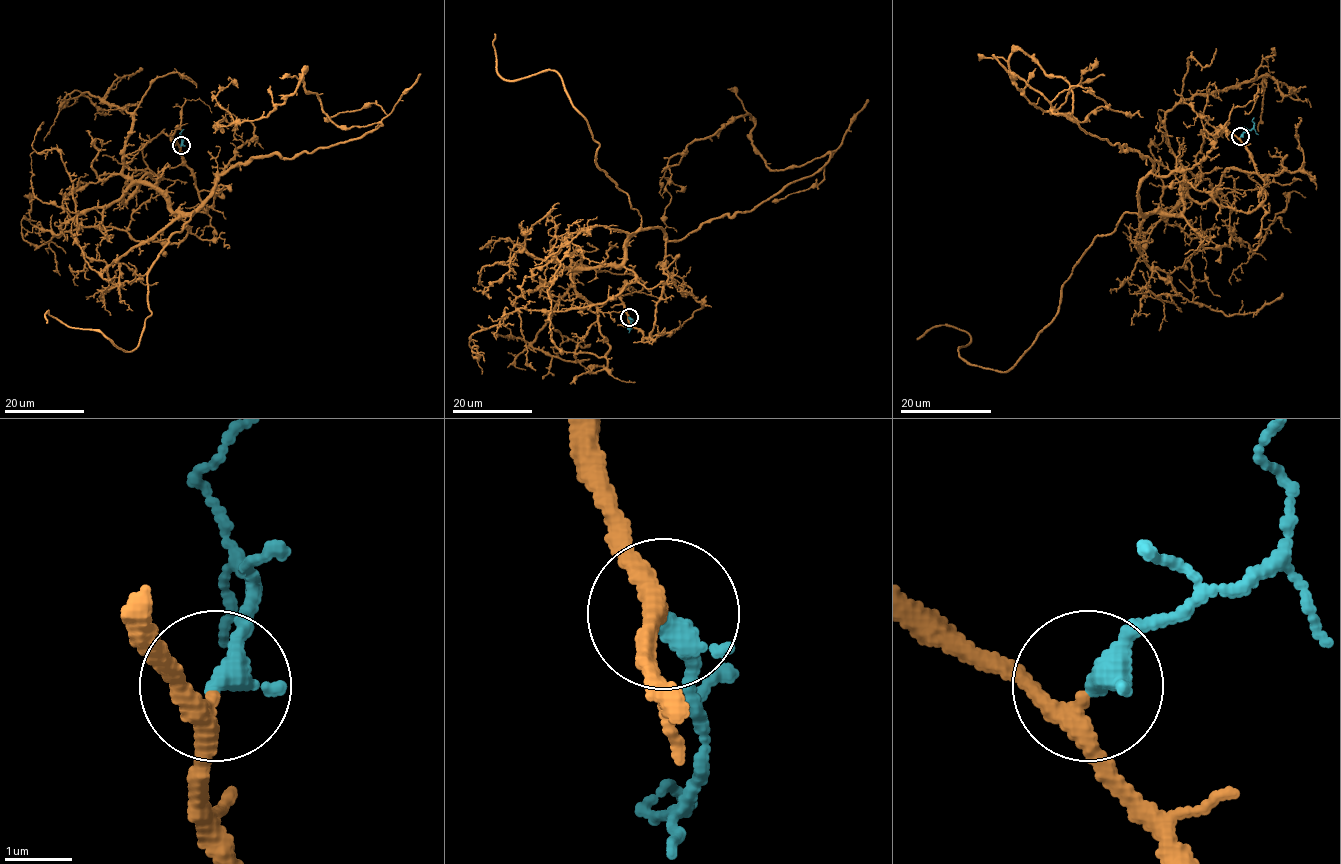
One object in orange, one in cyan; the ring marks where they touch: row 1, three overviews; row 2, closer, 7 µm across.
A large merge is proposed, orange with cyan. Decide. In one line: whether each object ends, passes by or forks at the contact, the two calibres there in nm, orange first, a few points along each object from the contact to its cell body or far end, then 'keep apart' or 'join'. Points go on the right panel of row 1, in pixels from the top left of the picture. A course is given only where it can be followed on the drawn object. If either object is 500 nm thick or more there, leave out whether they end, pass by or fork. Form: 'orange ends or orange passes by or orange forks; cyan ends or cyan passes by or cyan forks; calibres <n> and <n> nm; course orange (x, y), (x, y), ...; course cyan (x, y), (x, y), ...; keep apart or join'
orange passes by; cyan ends; calibres 240 and 400 nm; course orange (1240, 137), (1266, 194), (1246, 212), (1054, 113), (1072, 112), (1071, 87), (1011, 53), (1036, 108), (1142, 117); course cyan (1240, 136), (1253, 127), (1254, 118); join

